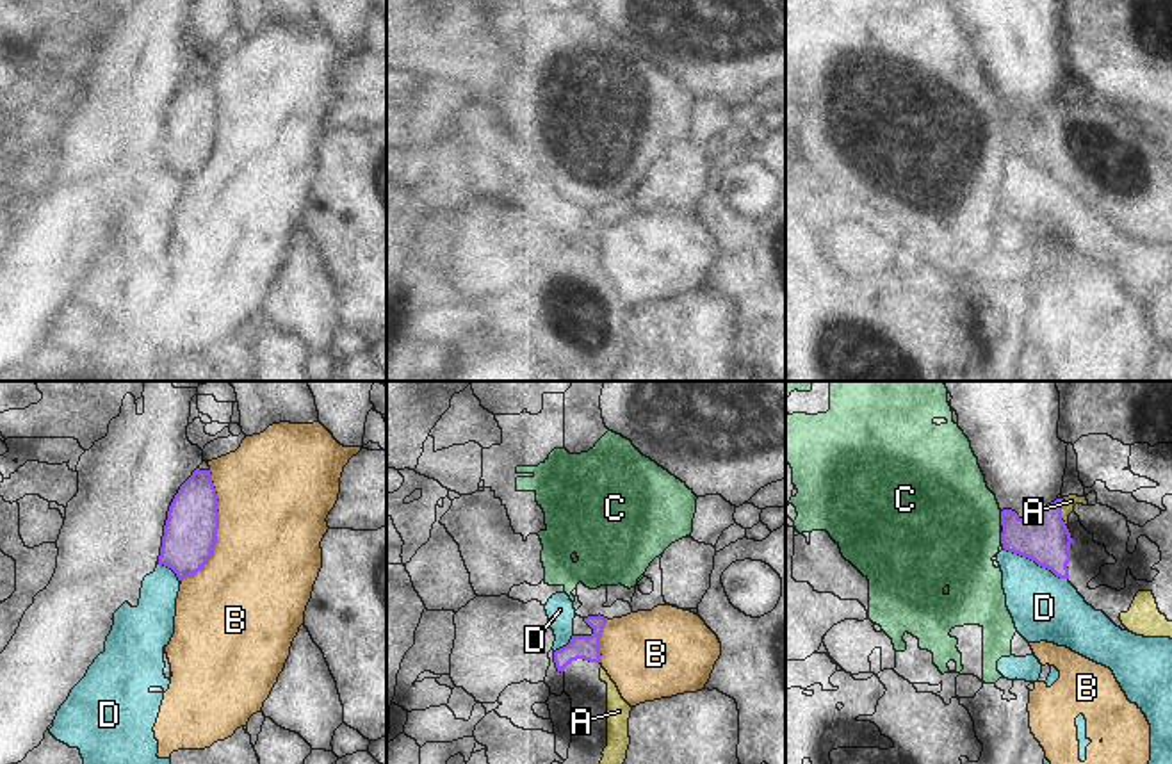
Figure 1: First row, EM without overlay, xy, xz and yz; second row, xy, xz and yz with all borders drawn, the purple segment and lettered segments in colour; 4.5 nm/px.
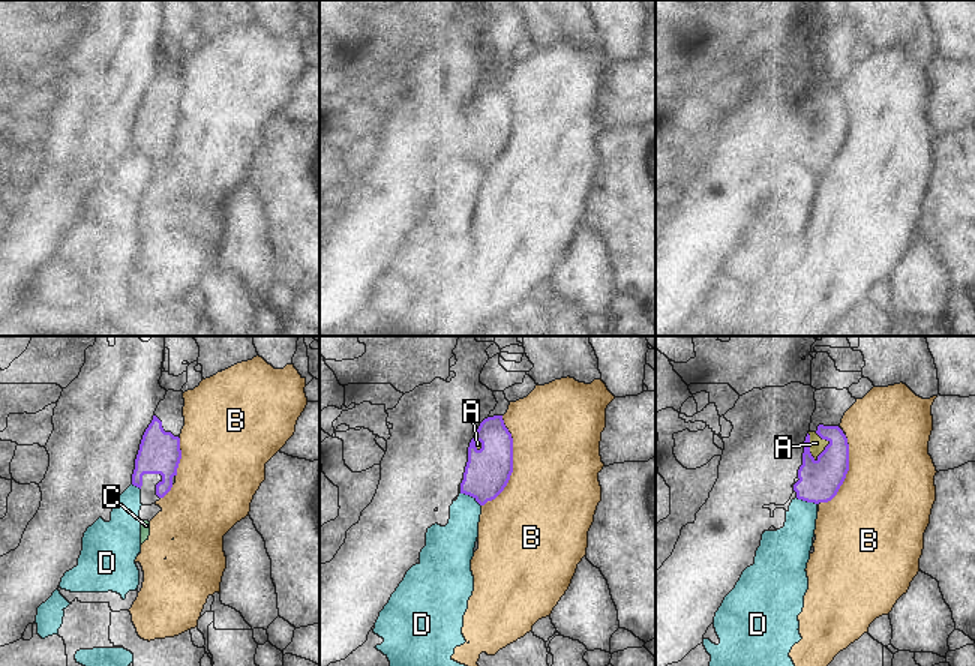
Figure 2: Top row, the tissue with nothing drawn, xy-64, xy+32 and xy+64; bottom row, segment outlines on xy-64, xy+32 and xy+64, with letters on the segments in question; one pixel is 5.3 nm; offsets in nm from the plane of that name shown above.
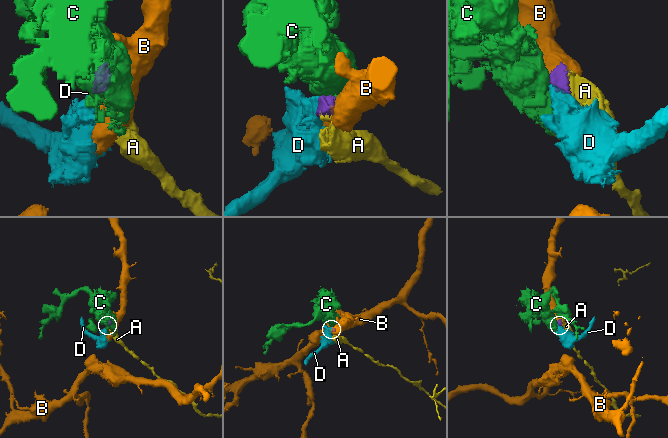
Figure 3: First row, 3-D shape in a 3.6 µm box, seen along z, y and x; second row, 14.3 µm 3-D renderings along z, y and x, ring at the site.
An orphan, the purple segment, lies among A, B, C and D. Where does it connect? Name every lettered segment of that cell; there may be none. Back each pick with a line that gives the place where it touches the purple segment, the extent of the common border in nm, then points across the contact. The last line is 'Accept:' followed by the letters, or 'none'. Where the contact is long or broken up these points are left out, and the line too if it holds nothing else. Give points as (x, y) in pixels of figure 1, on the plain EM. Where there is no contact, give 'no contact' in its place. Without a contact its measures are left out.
A: yz (1060, 114) | 160 nm
Accept: A

